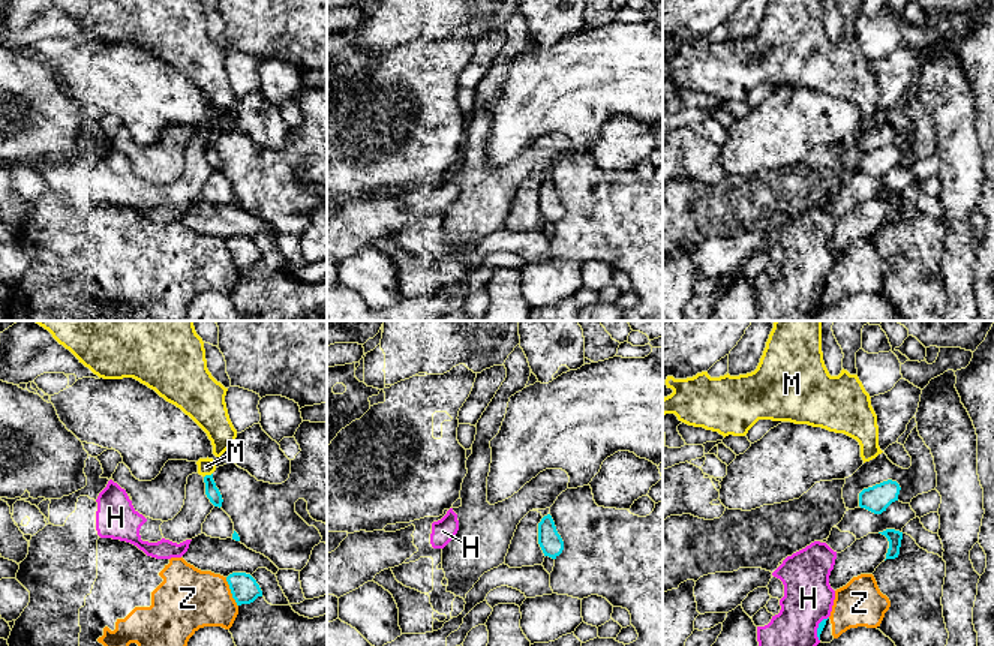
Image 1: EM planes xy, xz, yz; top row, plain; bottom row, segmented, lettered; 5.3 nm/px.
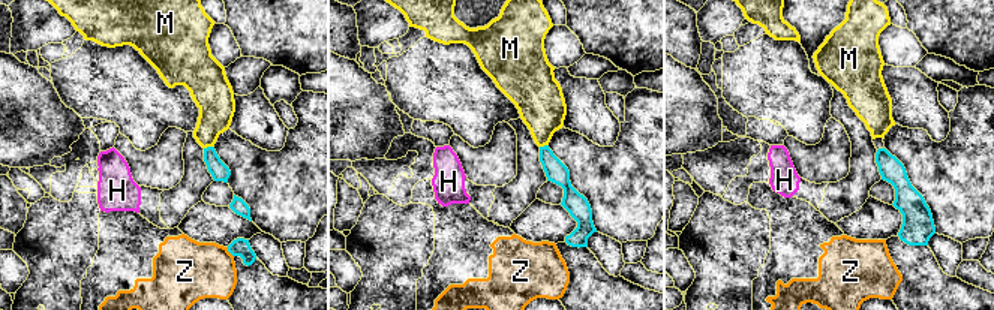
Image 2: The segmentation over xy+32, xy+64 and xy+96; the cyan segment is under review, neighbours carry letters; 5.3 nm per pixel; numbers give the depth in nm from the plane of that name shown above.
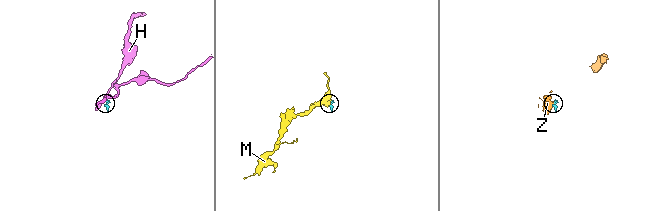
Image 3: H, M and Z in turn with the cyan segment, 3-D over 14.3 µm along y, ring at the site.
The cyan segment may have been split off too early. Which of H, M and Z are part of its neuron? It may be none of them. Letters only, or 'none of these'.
M

